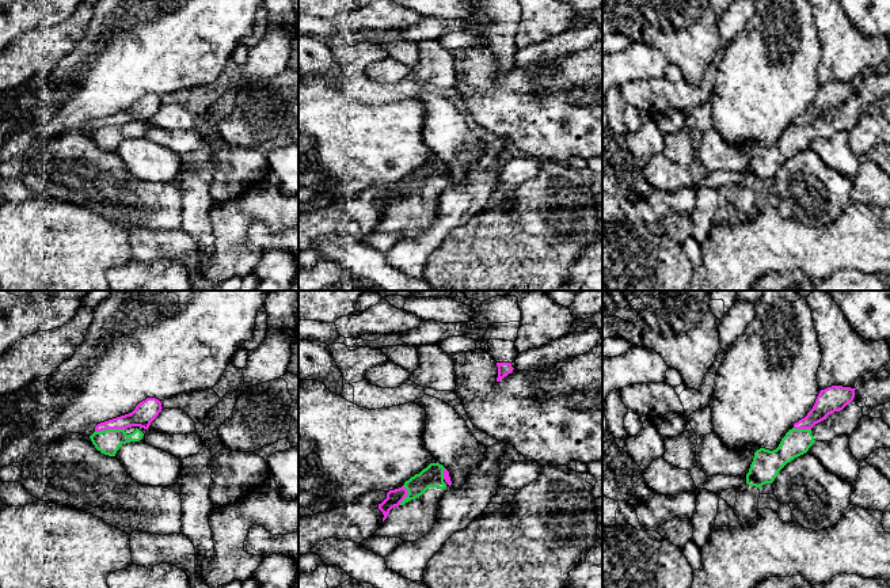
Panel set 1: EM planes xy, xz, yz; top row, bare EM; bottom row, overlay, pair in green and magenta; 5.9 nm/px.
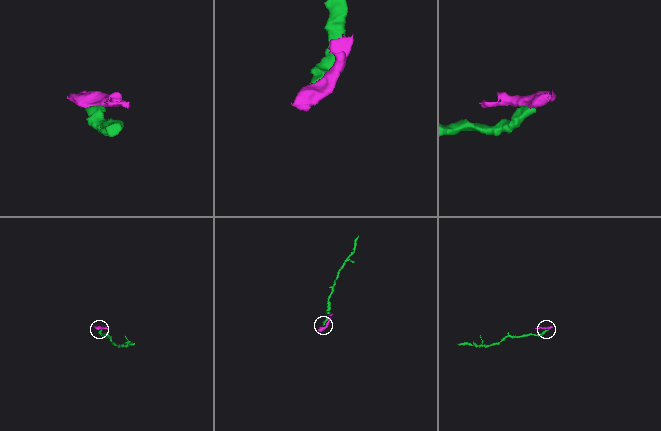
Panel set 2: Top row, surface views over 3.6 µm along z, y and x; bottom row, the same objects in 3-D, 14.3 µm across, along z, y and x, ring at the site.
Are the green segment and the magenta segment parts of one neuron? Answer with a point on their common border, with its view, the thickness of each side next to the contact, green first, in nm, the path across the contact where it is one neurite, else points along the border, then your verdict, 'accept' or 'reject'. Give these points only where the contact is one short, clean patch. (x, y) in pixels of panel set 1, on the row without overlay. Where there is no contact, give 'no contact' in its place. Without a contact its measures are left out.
xy (109, 125) | 150/140 nm | along xy (124, 124), (106, 124), (95, 128) | reject

